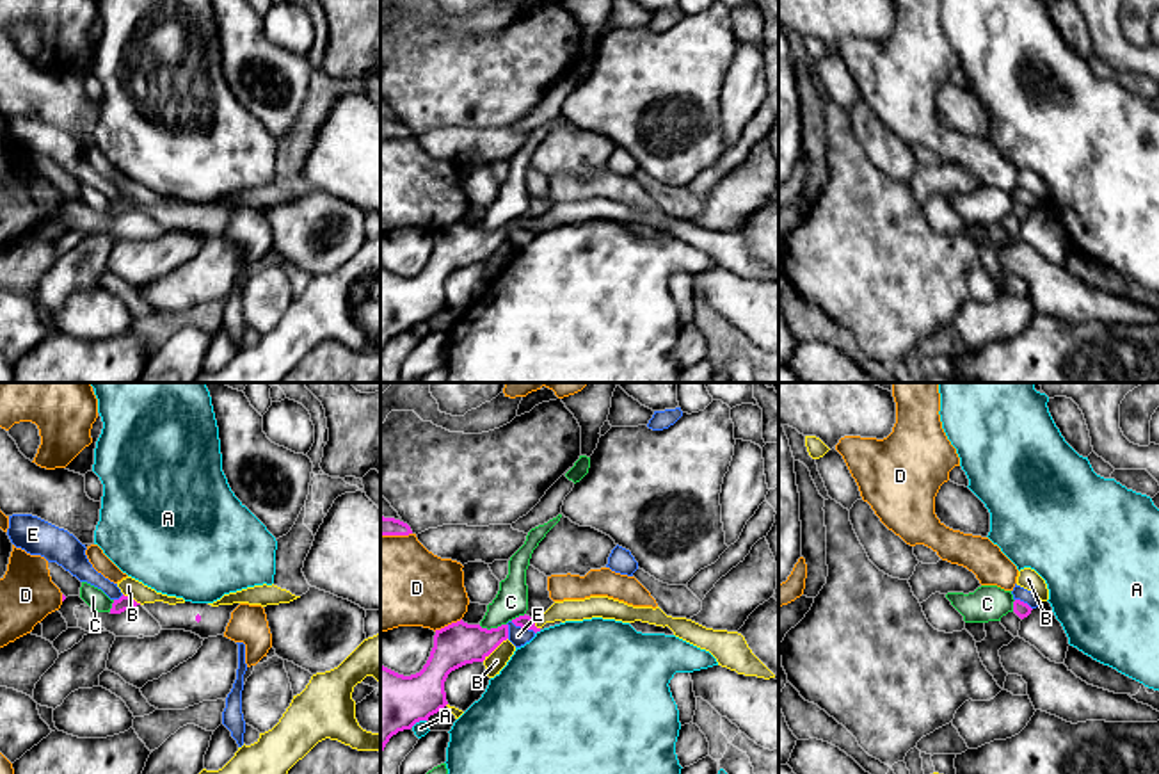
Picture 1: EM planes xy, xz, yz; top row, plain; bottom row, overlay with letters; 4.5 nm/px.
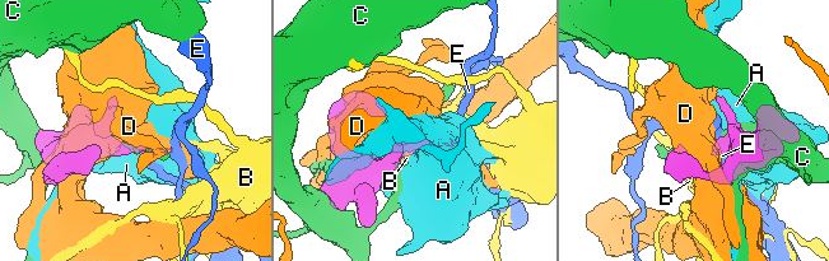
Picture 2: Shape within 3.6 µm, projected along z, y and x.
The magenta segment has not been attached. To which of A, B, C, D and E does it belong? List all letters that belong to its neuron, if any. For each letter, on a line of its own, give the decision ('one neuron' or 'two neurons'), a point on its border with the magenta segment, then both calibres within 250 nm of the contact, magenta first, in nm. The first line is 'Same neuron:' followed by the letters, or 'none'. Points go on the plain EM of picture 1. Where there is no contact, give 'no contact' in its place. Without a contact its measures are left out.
Same neuron: none
A: two neurons; contact xz (418, 322); calibres 300 and 70 nm
B: two neurons; contact xz (495, 249); calibres 190 and 90 nm
C: two neurons; contact xz (491, 230); calibres 190 and 150 nm
D: two neurons; contact xz (448, 226); calibres 190 and 360 nm
E: two neurons; contact xz (523, 228); calibres 60 and 90 nm

